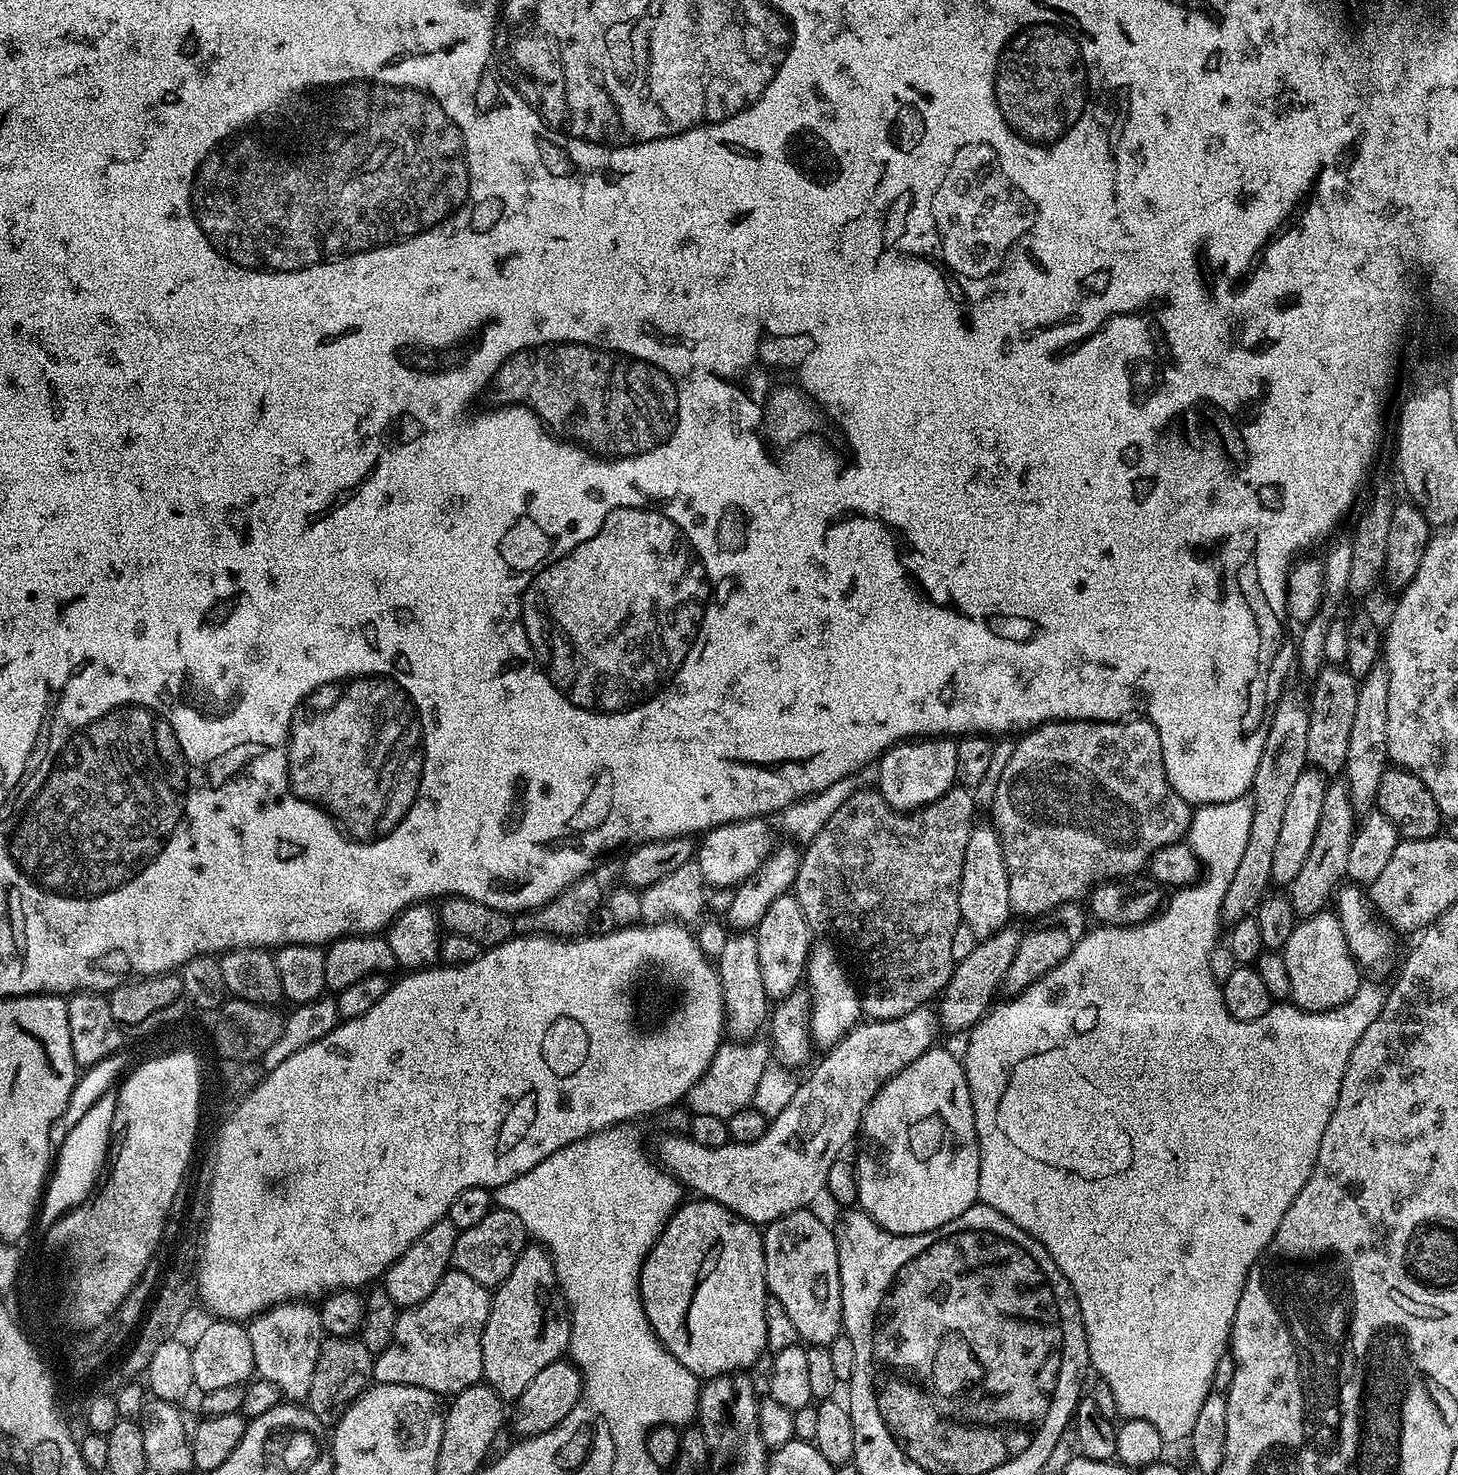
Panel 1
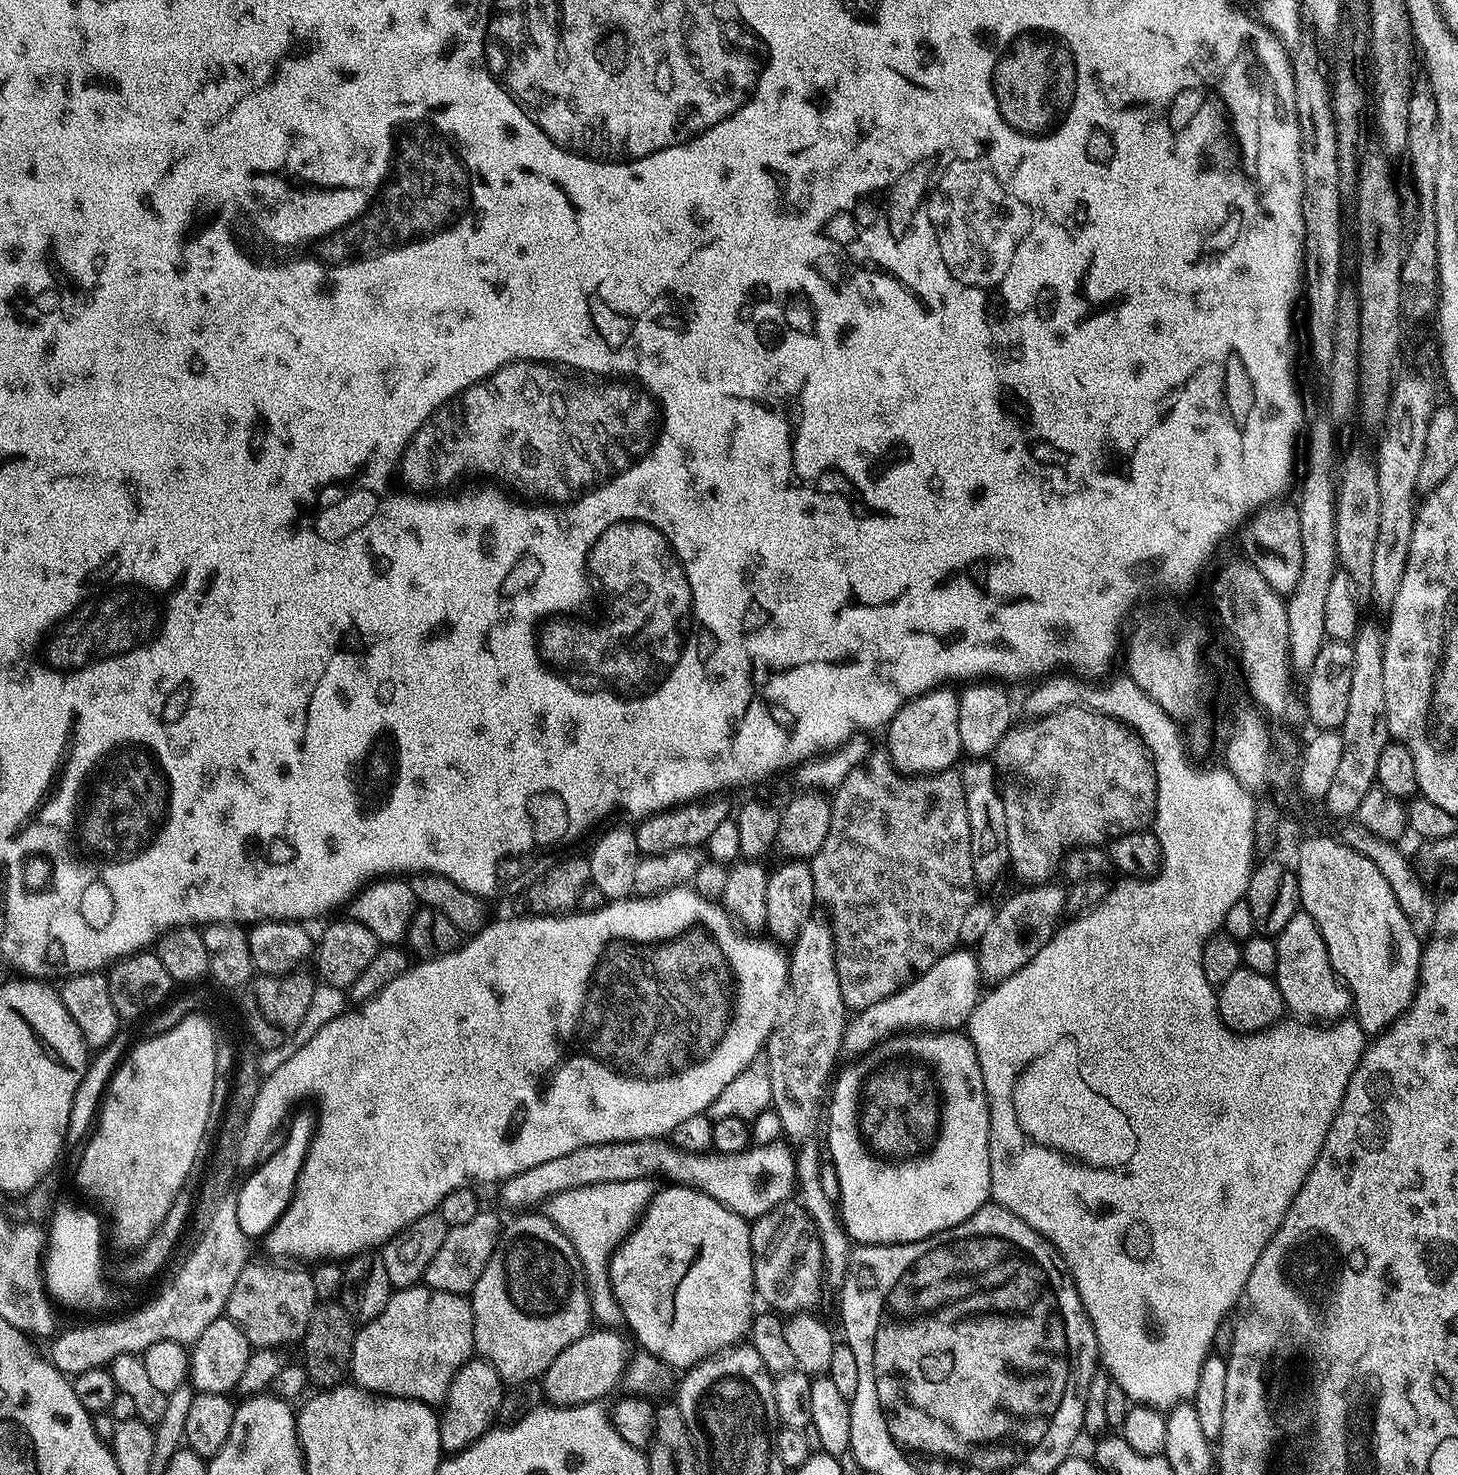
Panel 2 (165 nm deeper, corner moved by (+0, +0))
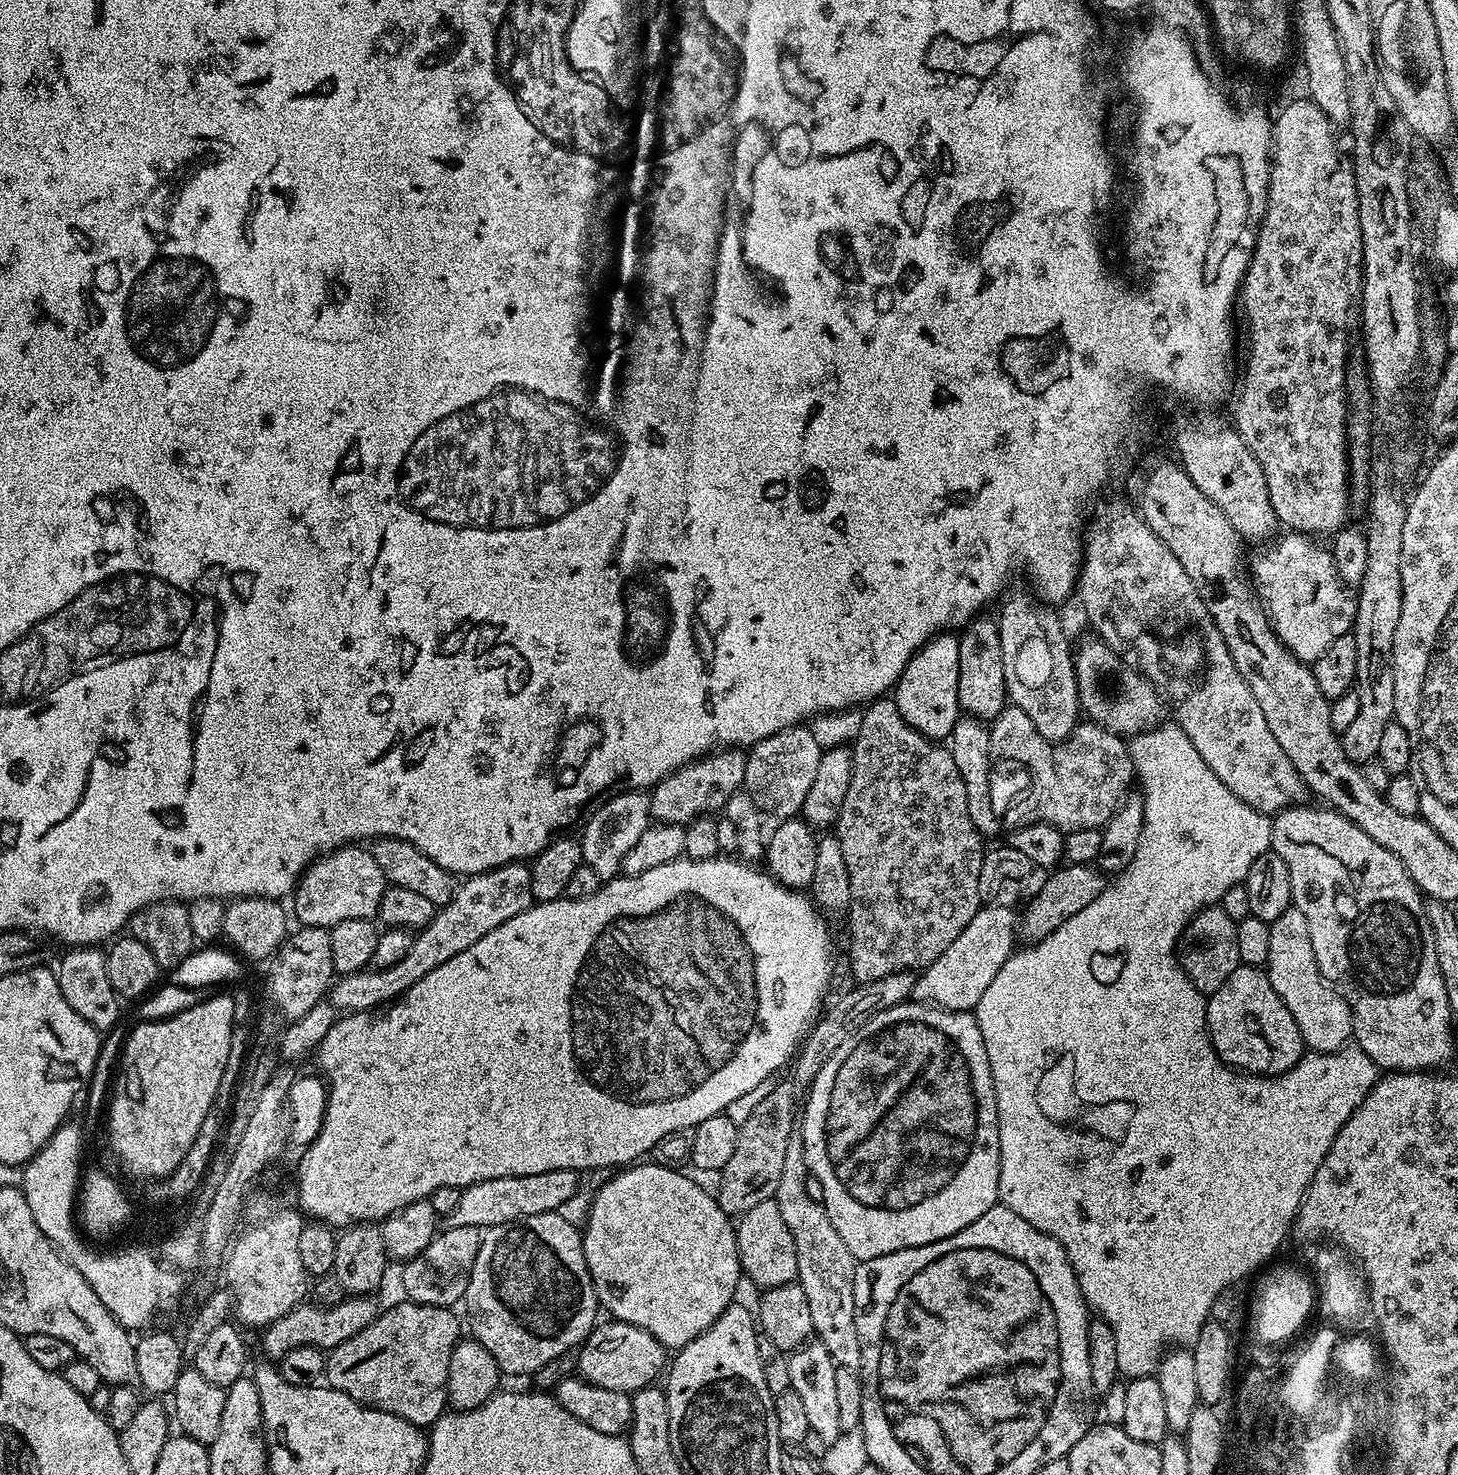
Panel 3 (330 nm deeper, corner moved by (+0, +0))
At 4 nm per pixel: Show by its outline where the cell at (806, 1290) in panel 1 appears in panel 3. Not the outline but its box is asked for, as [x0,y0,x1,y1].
[738,1198,800,1294]

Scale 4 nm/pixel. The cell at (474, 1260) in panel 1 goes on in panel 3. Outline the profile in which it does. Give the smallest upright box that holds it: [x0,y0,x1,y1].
[406,1218,485,1305]

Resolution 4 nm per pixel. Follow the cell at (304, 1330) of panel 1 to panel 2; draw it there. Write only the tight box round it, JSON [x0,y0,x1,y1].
[226,1262,318,1349]

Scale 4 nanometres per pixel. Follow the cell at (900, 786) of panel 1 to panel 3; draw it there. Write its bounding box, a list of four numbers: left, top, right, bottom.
[894,635,962,741]

